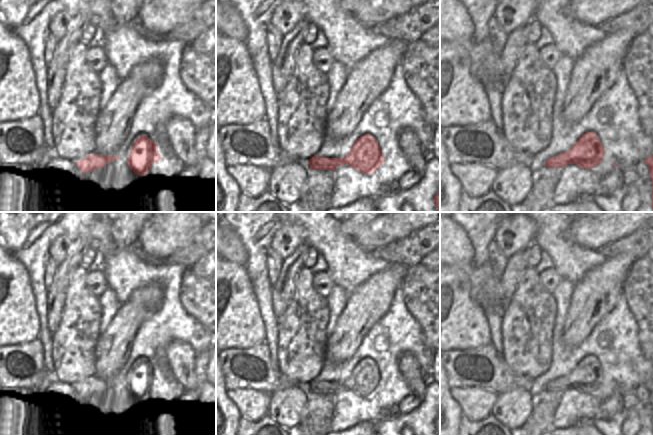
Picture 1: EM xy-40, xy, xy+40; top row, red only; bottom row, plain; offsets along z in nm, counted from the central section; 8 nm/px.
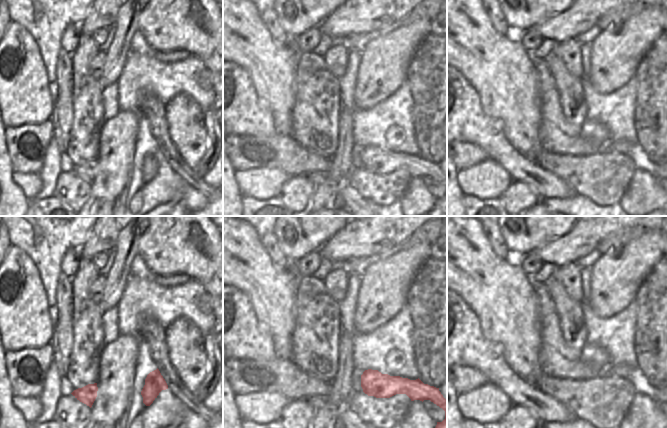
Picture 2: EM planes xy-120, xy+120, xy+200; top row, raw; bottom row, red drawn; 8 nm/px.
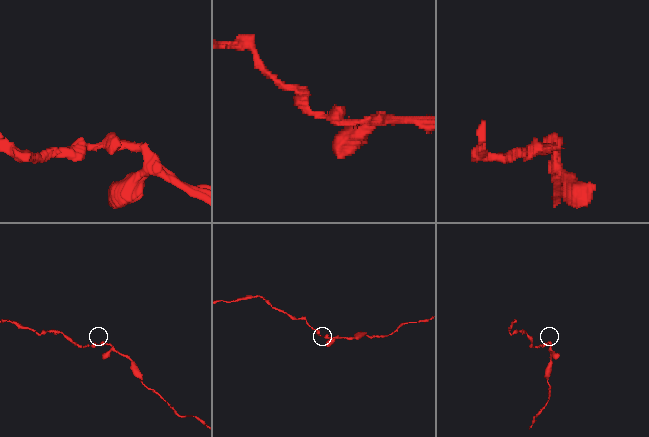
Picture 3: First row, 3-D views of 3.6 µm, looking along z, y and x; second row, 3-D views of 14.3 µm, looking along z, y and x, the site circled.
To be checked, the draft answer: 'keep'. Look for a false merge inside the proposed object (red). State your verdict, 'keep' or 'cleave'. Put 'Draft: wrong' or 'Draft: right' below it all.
keep
Draft: right

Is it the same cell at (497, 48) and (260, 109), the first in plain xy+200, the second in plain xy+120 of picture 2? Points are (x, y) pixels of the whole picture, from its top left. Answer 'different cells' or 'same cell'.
different cells

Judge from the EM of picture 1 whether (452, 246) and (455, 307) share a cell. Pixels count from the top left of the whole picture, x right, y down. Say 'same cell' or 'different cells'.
different cells

